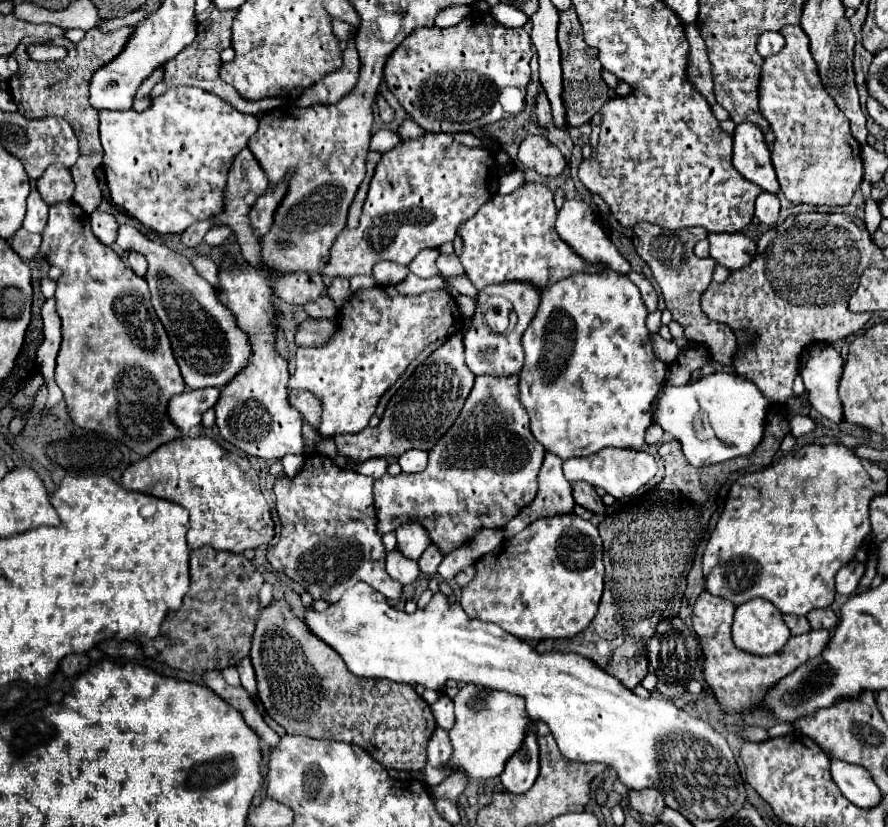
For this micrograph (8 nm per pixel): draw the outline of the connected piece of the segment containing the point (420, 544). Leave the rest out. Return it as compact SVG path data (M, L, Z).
M406 523L404 527L396 529L396 551L400 551L404 557L418 561L428 545L430 539L418 523Z

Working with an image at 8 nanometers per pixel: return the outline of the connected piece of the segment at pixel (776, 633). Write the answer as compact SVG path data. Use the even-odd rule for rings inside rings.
M750 599L736 607L732 641L738 649L754 655L774 655L786 641L790 631L782 619L782 613L764 599Z

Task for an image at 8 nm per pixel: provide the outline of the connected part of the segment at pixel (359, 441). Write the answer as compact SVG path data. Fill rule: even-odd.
M456 333L444 345L440 345L422 365L418 365L414 373L400 385L400 389L388 401L378 427L366 427L356 435L334 437L338 449L334 463L340 469L348 469L350 463L362 463L372 457L400 457L408 449L430 451L460 415L472 385L474 375L464 363L462 335Z

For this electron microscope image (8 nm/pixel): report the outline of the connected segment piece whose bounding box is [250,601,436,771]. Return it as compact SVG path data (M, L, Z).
M276 601L268 609L260 611L250 657L256 671L258 697L264 703L268 717L284 727L286 733L356 743L386 769L420 771L424 767L426 743L436 729L432 711L430 717L426 711L430 705L408 683L396 683L390 679L360 679L352 675L340 655L336 655L336 651L332 651L332 647L328 647L324 641L316 639L316 635L312 635L308 627L300 623L300 617L296 617L284 601Z

